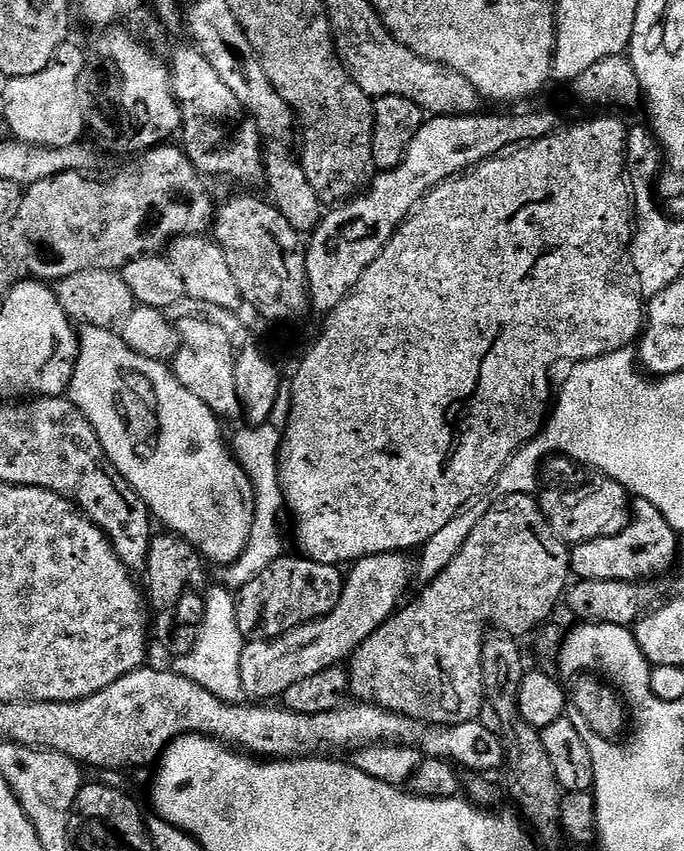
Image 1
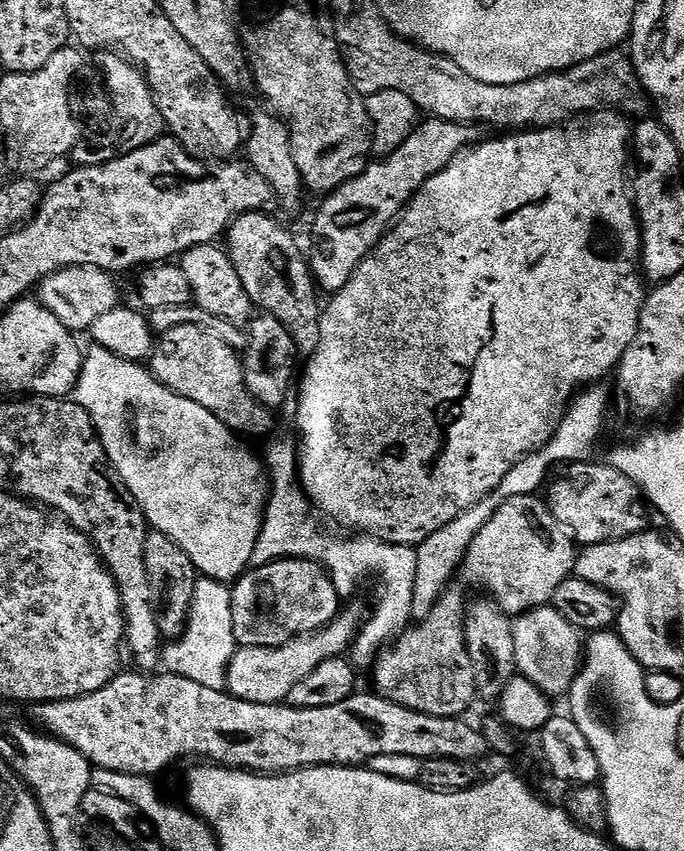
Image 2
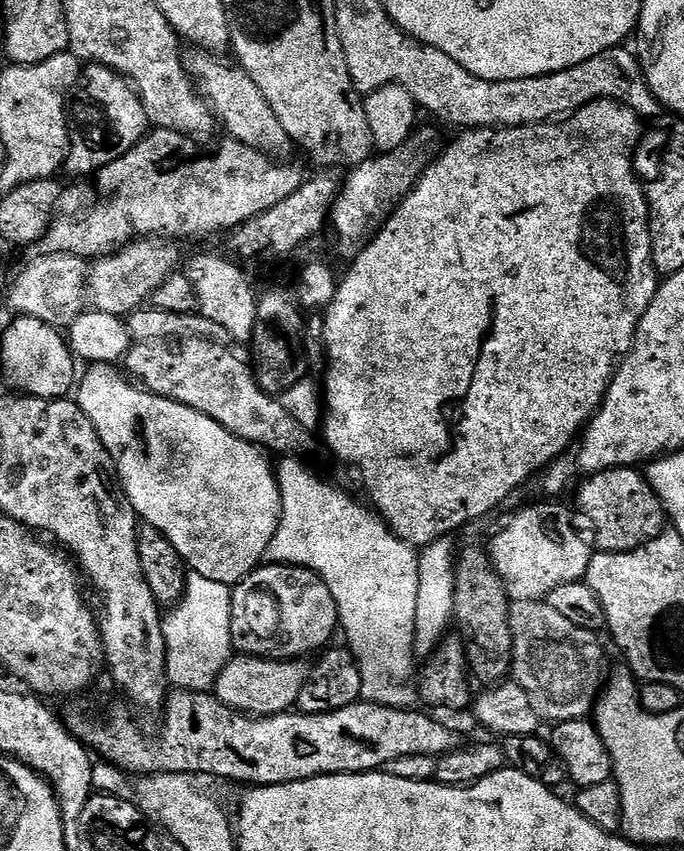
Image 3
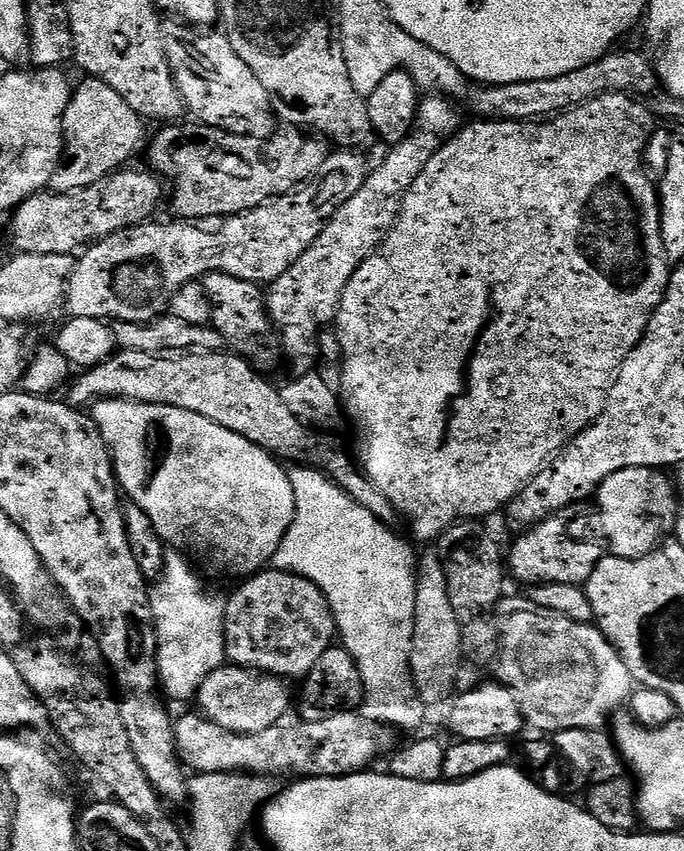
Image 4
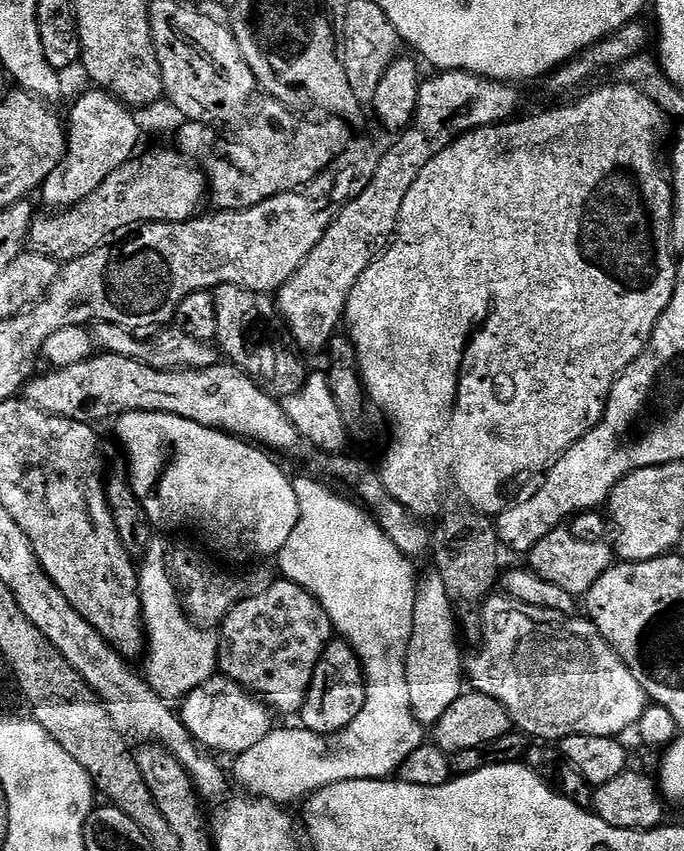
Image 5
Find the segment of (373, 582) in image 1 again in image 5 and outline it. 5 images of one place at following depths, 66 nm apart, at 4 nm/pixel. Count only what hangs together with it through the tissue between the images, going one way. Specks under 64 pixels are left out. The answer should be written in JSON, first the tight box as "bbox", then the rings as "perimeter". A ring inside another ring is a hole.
{"bbox":[178,674,274,754],"perimeter":[[[223,674],[212,676],[185,696],[179,705],[178,715],[197,744],[216,754],[239,754],[250,750],[262,742],[262,738],[266,738],[266,734],[270,734],[274,727],[273,713],[267,703]]]}

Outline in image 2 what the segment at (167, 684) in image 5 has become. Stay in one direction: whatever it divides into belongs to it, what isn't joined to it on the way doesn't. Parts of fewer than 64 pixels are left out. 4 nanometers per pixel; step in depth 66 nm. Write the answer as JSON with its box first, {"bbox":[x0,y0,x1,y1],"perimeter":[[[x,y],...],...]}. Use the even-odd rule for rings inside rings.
{"bbox":[163,579,237,689],"perimeter":[[[197,579],[192,610],[188,614],[188,624],[183,634],[163,649],[163,667],[176,676],[190,678],[190,682],[223,689],[227,685],[228,667],[237,647],[234,638],[231,587],[219,580]]]}

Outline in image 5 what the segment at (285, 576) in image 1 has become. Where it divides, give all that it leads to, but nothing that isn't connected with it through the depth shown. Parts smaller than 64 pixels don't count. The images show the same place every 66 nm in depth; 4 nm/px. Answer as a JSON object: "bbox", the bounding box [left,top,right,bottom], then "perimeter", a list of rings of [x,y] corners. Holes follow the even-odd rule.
{"bbox":[218,578,334,714],"perimeter":[[[276,578],[261,592],[240,599],[224,615],[218,636],[219,671],[263,698],[269,709],[296,714],[326,646],[334,639],[334,629],[315,596],[292,580]]]}

